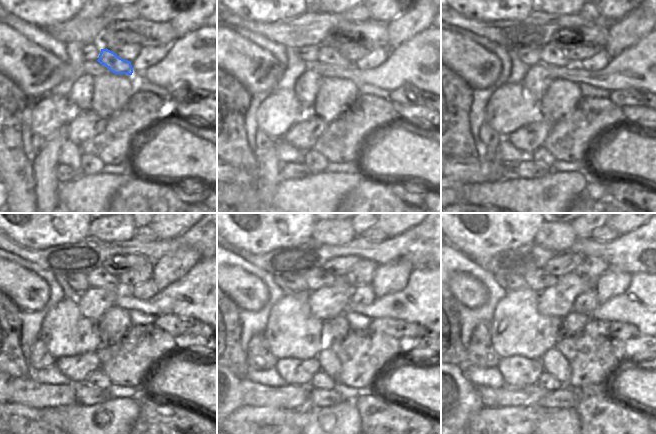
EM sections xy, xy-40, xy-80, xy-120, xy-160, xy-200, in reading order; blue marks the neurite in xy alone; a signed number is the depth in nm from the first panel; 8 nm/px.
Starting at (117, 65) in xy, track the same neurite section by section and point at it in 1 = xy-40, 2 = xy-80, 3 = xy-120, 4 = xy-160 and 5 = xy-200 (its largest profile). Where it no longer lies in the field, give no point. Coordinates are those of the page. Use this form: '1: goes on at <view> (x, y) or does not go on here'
1: goes on at xy-40 (327, 55)
2: goes on at xy-80 (550, 54)
3: goes on at xy-120 (98, 278)
4: goes on at xy-160 (317, 278)
5: goes on at xy-200 (538, 280)

